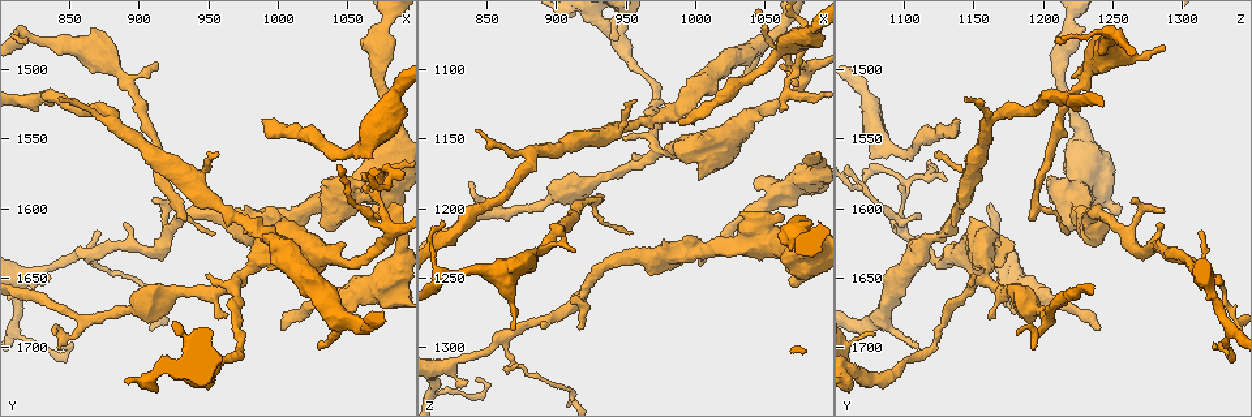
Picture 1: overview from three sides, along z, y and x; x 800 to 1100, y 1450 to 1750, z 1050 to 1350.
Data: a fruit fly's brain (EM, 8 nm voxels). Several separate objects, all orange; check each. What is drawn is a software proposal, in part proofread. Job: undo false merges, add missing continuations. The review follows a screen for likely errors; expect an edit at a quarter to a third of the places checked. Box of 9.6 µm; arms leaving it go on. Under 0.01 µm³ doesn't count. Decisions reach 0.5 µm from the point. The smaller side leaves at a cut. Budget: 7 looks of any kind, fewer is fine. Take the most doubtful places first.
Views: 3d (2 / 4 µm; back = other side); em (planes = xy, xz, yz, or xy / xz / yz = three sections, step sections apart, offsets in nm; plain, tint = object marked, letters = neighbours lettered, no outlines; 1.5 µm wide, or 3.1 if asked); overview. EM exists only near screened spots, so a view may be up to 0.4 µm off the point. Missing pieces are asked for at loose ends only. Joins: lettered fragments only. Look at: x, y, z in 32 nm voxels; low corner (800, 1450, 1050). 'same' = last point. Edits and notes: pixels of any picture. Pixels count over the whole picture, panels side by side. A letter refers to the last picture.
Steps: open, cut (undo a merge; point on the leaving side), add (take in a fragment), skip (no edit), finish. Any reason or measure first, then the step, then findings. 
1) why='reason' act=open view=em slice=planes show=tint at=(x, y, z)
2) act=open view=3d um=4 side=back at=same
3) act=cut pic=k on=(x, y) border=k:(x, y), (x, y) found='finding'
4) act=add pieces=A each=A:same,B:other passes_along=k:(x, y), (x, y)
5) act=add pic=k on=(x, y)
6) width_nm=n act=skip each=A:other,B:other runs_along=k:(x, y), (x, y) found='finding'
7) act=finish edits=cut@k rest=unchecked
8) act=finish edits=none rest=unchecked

why='free end' act=open view=3d um=2 side=back at=(990, 1536, 1138)

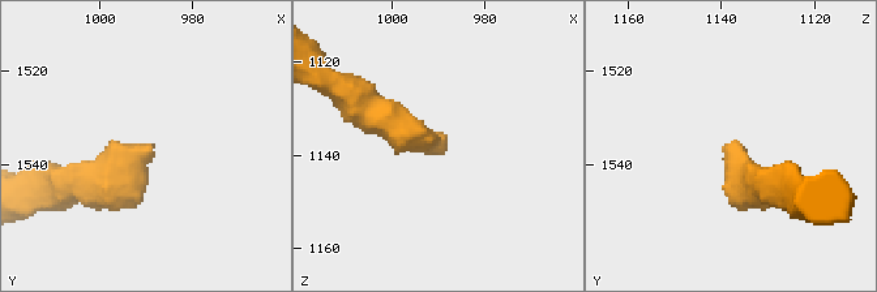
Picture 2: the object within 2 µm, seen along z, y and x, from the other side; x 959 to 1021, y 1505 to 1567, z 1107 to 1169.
act=open view=em slice=planes show=letters at=(988, 1537, 1140)

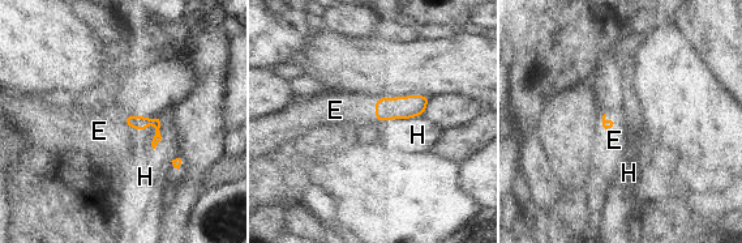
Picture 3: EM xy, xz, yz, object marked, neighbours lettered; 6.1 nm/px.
longest_contact=H:240nm act=add pieces=E each=E:same,H:other found='the cell continues'

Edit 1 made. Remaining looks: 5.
act=open view=overview

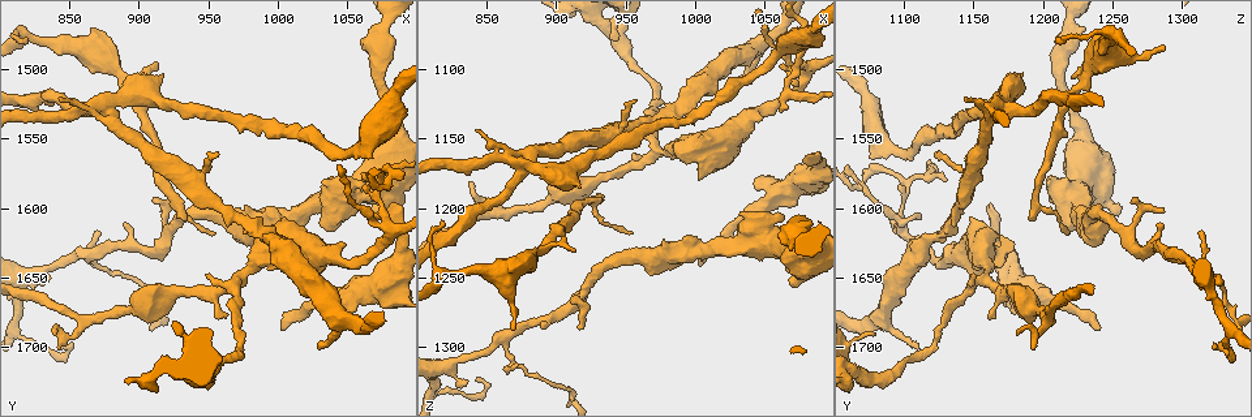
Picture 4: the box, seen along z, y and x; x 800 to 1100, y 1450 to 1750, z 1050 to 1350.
why='branch stops here' act=open view=em slice=planes show=plain at=(934, 1610, 1194)

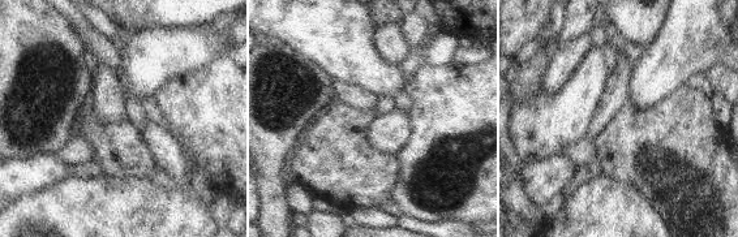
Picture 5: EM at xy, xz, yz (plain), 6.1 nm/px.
why='where the object lies' act=open view=em slice=planes show=tint at=same

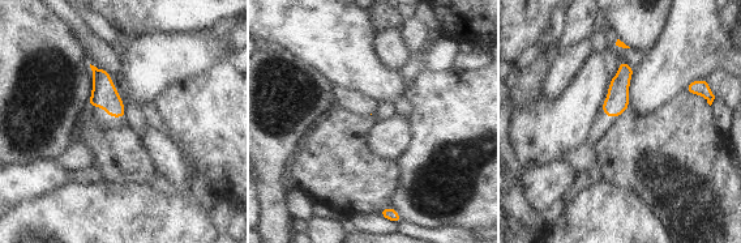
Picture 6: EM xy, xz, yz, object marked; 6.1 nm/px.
act=open view=em slice=planes show=letters at=same

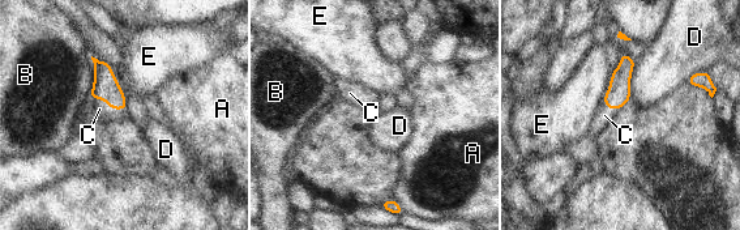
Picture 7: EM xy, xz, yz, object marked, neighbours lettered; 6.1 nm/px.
longest_contact=B:260nm act=add pieces=C each=A:other,B:other,C:same,D:other,E:other passes_along=7:(105, 86), (108, 105), (99, 109) found='the cell continues'

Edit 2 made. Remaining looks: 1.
why='an open end' act=open view=em slice=planes show=letters at=(1086, 1598, 1160)

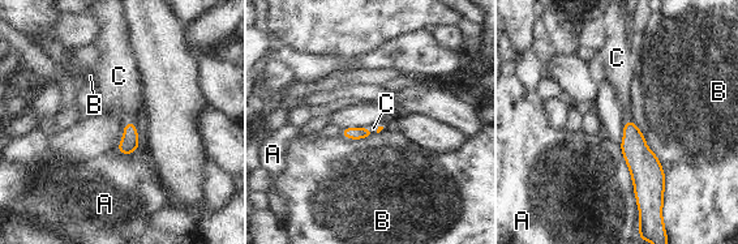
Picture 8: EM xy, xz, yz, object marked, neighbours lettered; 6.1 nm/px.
act=add pieces=C each=A:other,B:other,C:same passes_along=8:(640, 159), (627, 122), (621, 82) found='the cell continues'

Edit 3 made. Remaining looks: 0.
act=finish edits=add@3,add@7,add@8 rest=unchecked

